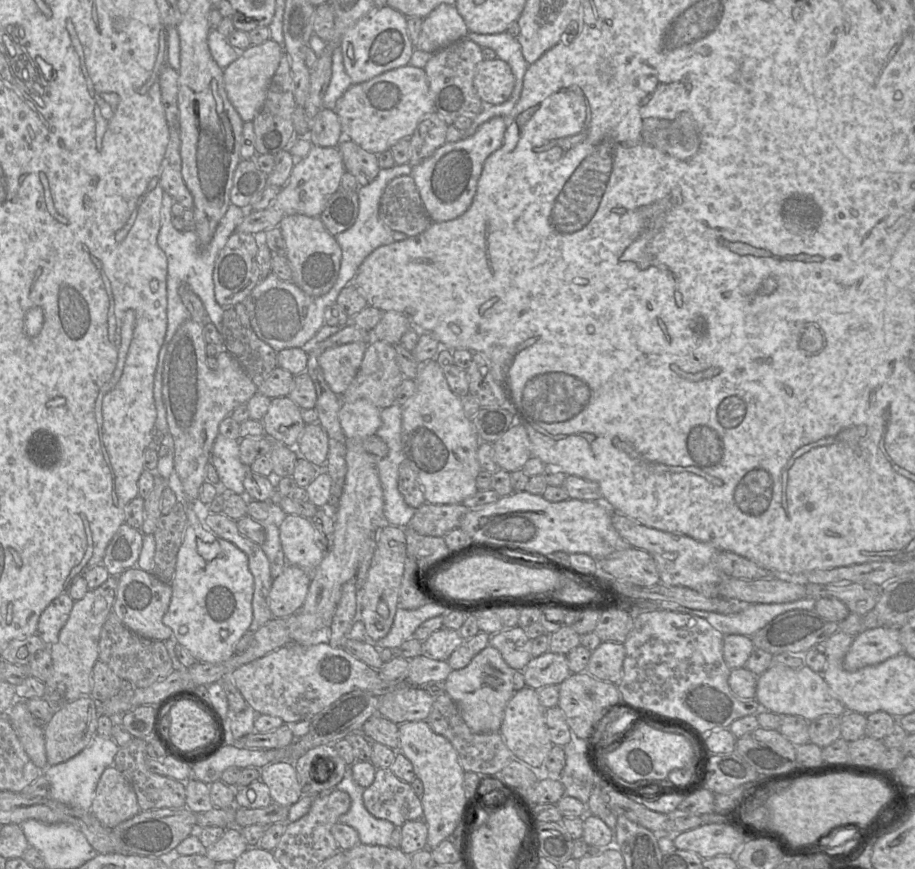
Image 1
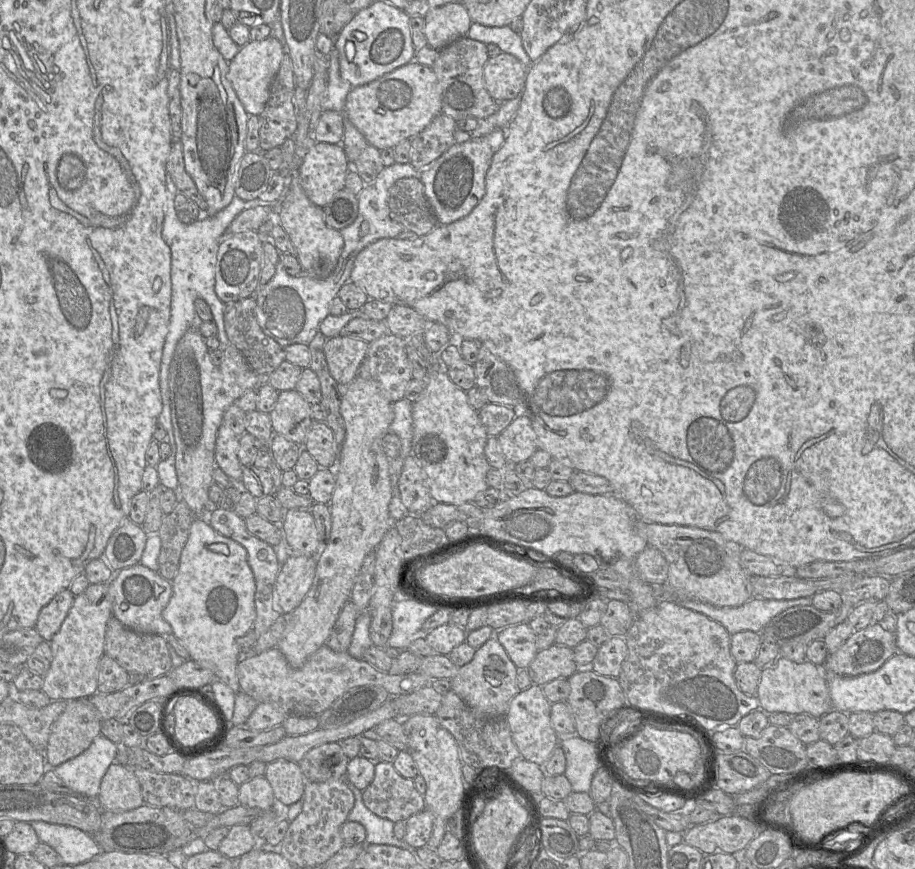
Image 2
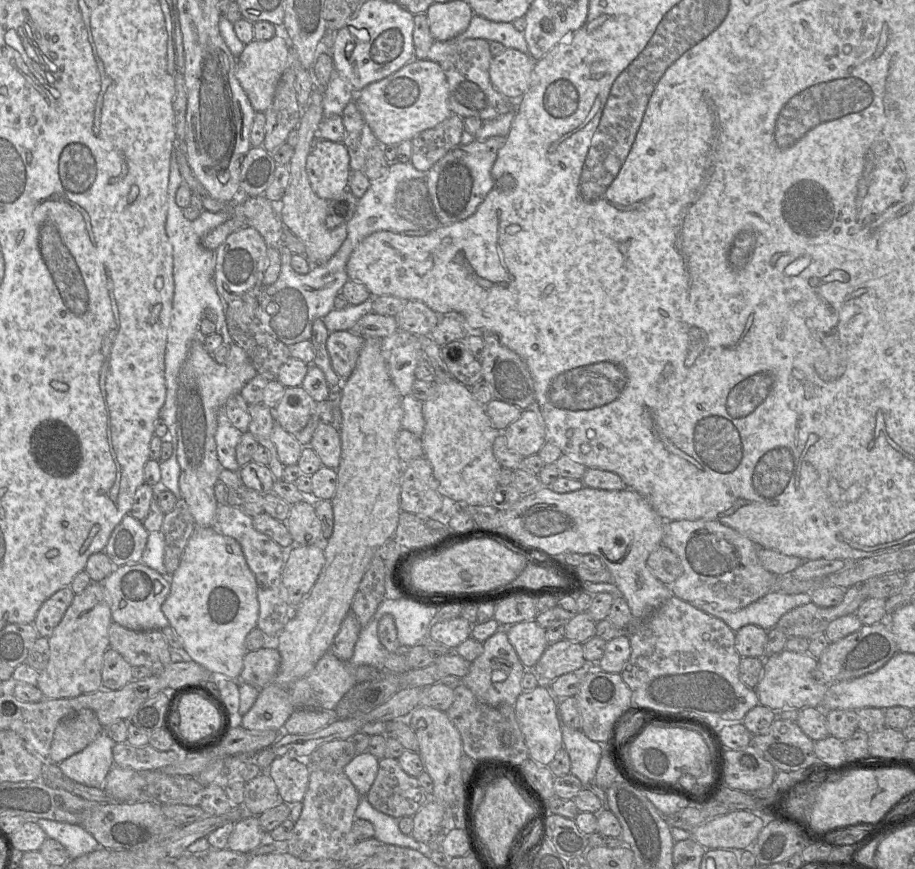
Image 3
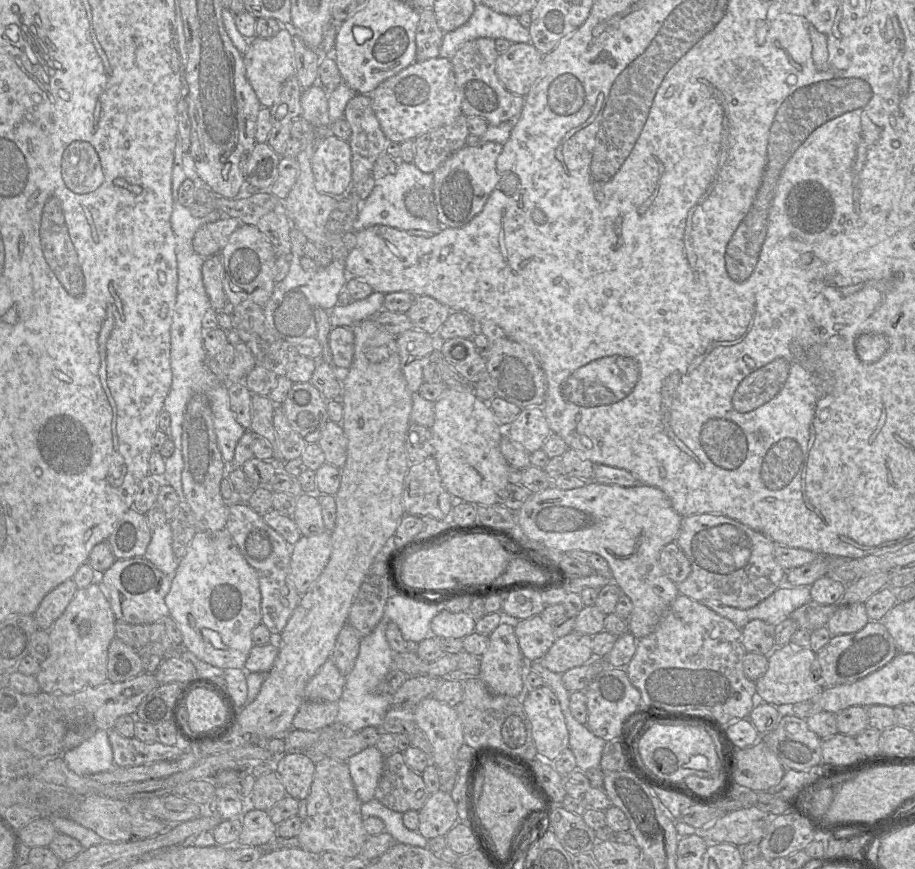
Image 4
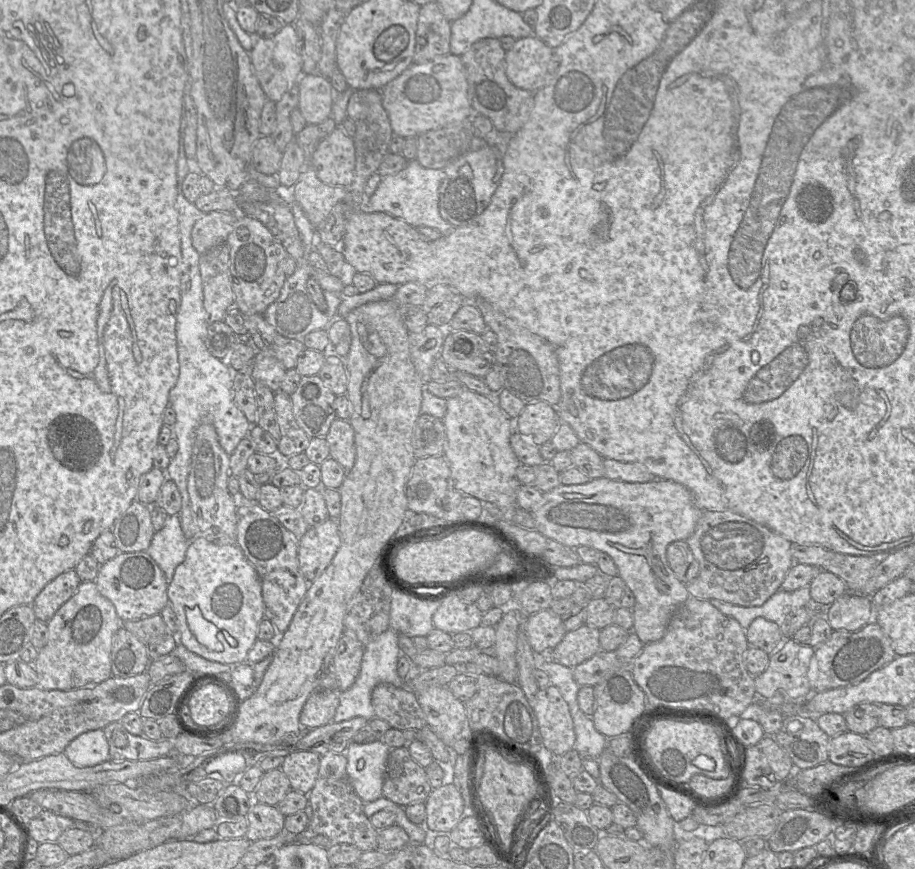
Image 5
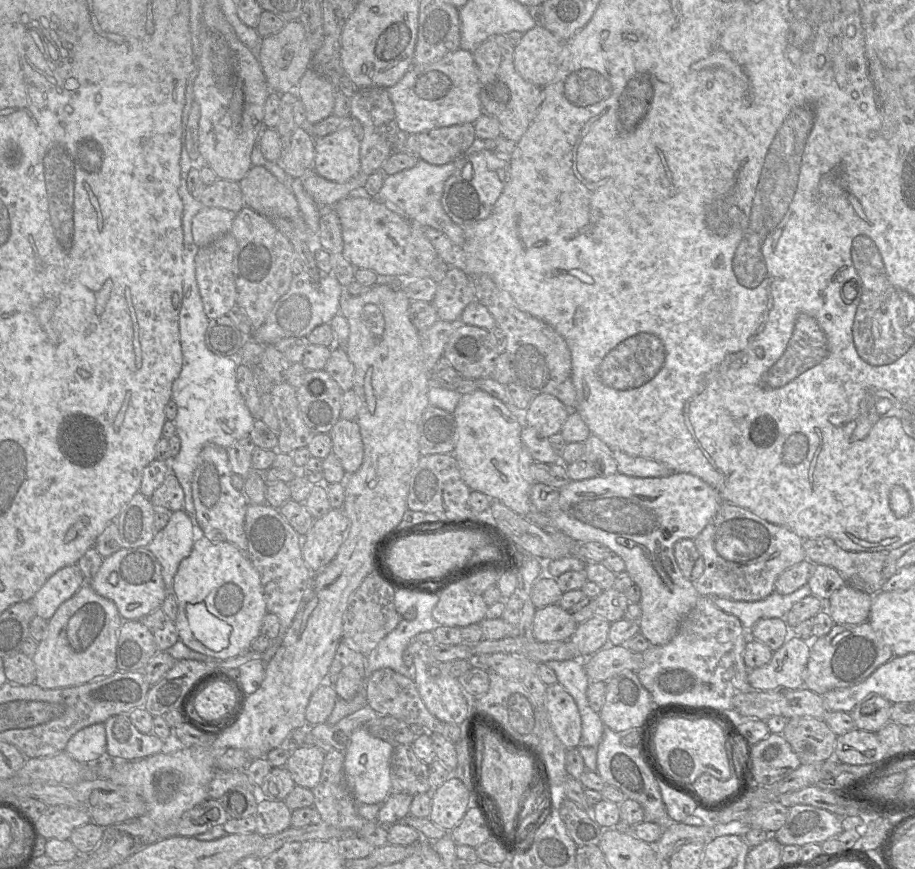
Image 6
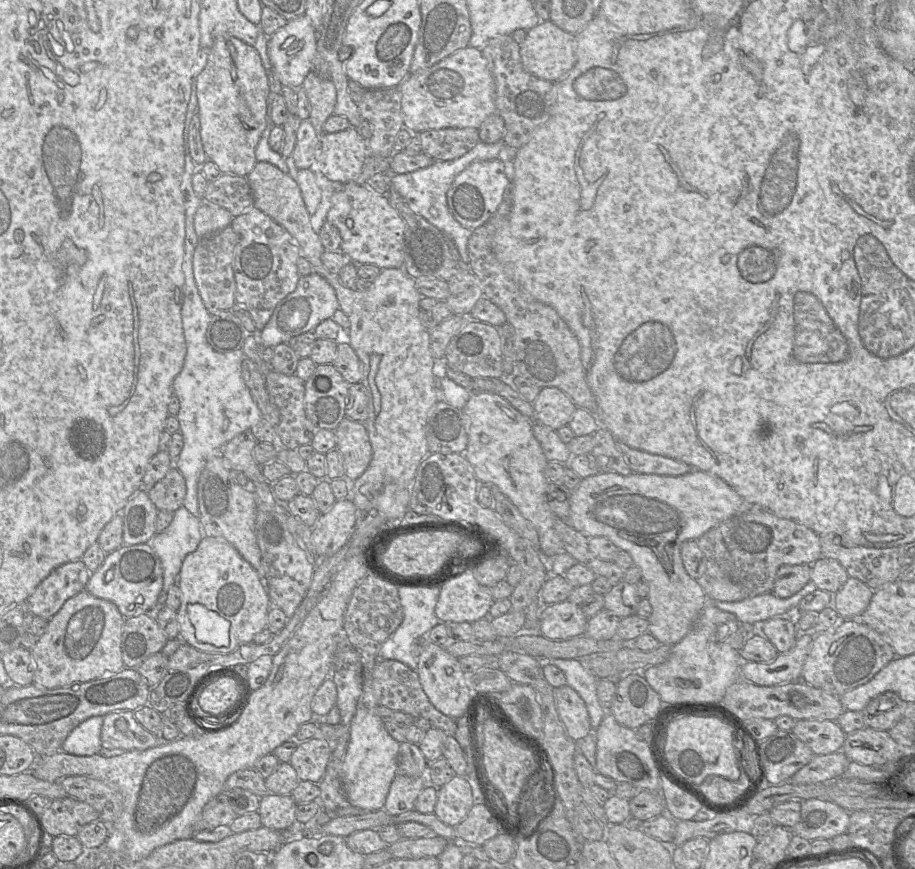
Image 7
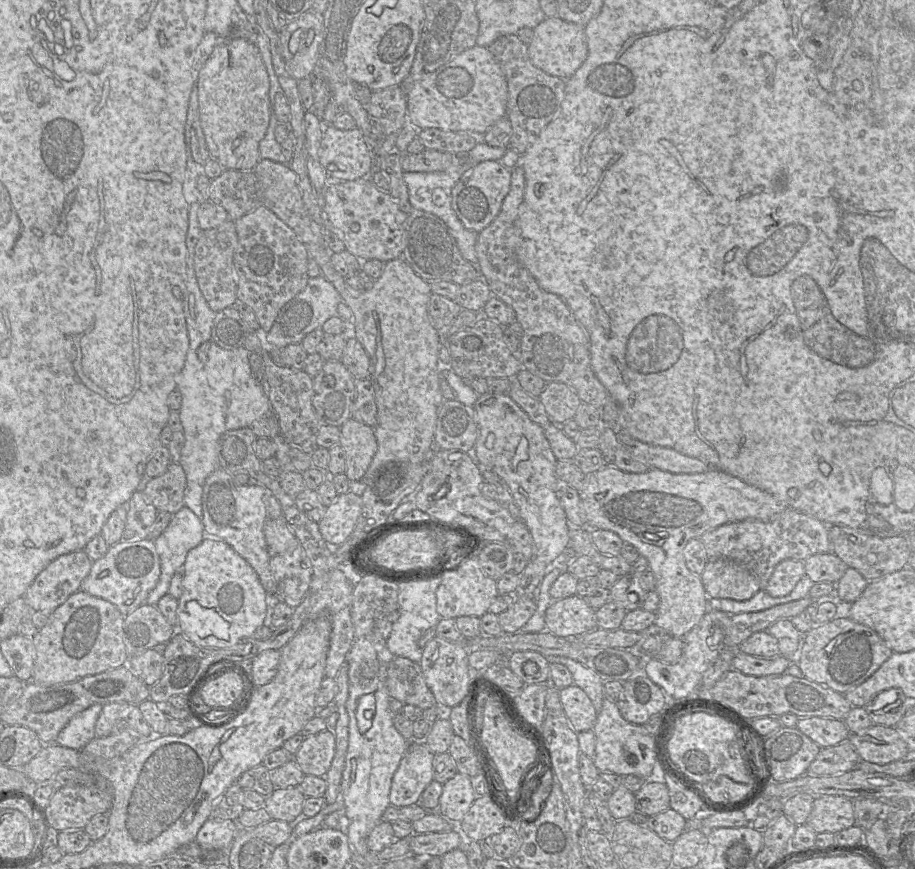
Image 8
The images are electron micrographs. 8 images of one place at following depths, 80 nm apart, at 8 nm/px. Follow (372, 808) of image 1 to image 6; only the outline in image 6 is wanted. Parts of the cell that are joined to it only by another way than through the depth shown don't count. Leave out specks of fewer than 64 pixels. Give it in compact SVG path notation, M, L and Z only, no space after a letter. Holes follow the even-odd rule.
M410 744L395 745L390 762L390 794L404 793L415 796L431 793L428 765L414 753Z

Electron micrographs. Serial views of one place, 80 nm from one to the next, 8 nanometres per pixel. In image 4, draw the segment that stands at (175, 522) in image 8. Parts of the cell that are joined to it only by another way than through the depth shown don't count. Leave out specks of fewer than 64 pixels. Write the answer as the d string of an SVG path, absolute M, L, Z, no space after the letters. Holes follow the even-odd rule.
M168 522L152 532L151 540L143 556L166 575L174 574L180 560L172 550L172 530Z

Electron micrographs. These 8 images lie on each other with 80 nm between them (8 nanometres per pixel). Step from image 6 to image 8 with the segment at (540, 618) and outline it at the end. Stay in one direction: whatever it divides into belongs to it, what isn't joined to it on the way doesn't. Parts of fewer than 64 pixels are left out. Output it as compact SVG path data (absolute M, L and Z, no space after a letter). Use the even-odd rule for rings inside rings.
M573 595L553 601L545 613L546 631L560 637L578 637L598 628L596 610Z

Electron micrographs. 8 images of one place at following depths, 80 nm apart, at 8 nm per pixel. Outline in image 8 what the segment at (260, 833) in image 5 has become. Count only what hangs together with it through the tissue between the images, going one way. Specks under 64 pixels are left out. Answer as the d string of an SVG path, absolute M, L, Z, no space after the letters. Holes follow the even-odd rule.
M298 786L279 788L265 798L264 808L269 813L271 819L291 823L302 814L305 800L306 797Z

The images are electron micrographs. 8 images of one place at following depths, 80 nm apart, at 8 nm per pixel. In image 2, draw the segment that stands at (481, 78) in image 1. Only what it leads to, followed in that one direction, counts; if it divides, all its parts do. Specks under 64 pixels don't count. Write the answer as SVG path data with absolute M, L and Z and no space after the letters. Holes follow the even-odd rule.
M505 52L489 58L484 66L484 81L491 97L502 103L520 96L525 88L528 68Z

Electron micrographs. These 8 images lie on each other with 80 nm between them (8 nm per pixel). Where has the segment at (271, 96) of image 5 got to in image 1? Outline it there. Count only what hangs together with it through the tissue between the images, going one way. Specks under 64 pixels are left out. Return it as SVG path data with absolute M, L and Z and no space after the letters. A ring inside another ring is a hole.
M268 39L259 45L250 45L234 62L224 69L223 81L227 97L243 122L253 121L264 105L267 91L282 57L279 44Z

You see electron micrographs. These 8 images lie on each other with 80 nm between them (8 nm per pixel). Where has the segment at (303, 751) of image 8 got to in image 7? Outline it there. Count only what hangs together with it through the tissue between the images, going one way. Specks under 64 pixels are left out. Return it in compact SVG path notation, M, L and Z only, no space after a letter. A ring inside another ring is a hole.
M313 737L301 742L289 763L301 781L319 783L331 759L331 747L323 738Z

